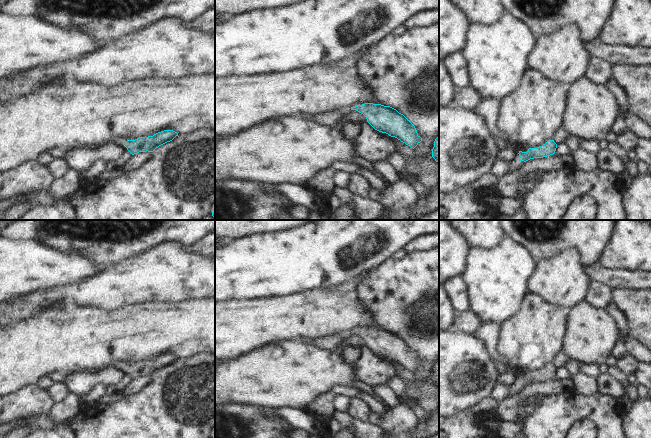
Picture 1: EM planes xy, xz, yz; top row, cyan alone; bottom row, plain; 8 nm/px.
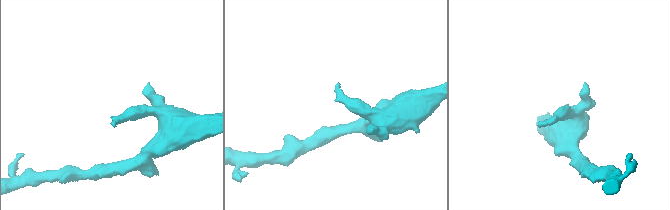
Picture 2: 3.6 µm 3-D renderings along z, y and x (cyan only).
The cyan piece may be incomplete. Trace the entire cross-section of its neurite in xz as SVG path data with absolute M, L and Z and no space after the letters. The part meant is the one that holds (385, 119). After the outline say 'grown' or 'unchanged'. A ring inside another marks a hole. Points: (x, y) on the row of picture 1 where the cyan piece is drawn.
M365 103L355 107L341 108L335 113L336 120L346 116L351 110L360 112L364 121L375 130L395 137L413 149L422 141L415 126L403 114L390 106Z; grown

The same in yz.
M553 138L540 147L529 149L523 148L517 153L516 157L509 162L508 172L515 172L520 166L530 159L543 158L553 155L556 151L556 148L557 144L554 142Z; grown

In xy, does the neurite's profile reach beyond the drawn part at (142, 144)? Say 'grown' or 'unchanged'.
grown

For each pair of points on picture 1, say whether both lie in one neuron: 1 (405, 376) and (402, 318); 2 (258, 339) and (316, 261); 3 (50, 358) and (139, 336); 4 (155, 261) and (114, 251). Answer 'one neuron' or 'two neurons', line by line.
1: two neurons
2: two neurons
3: one neuron
4: two neurons

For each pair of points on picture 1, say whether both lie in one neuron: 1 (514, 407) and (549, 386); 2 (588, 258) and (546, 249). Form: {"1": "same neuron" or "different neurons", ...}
{"1": "same neuron", "2": "same neuron"}

